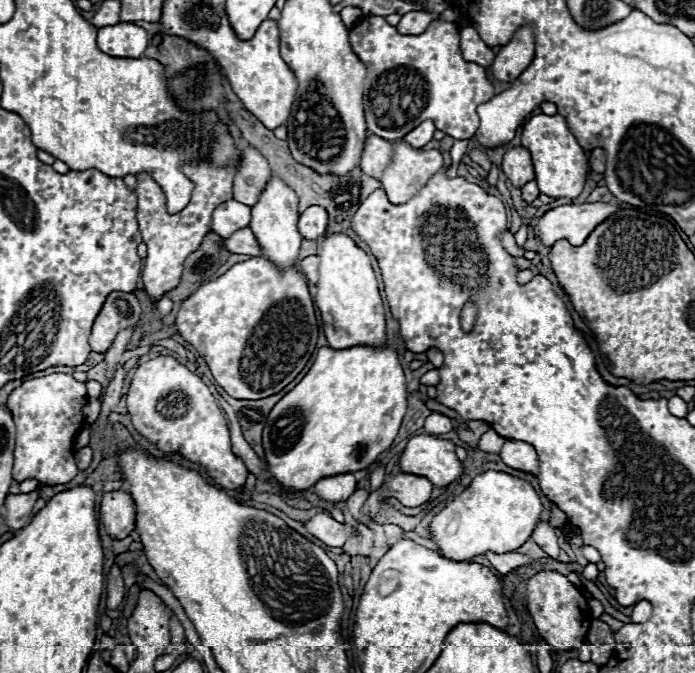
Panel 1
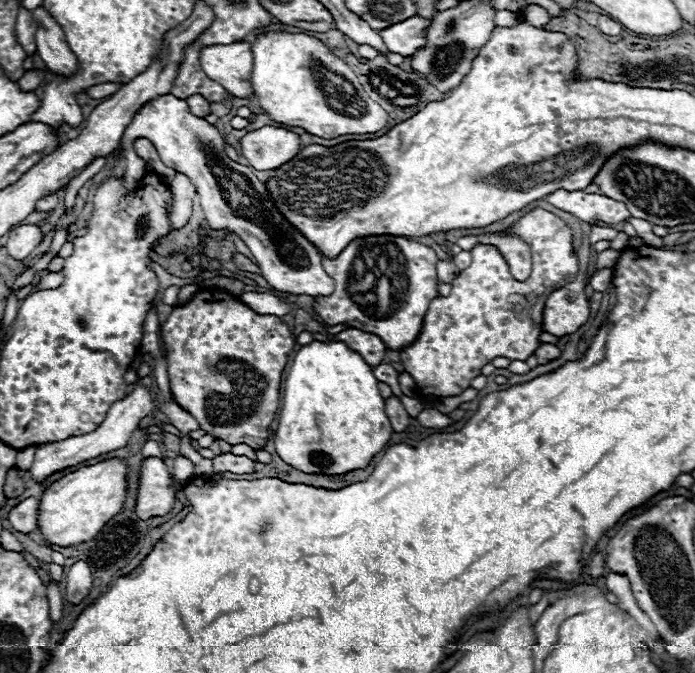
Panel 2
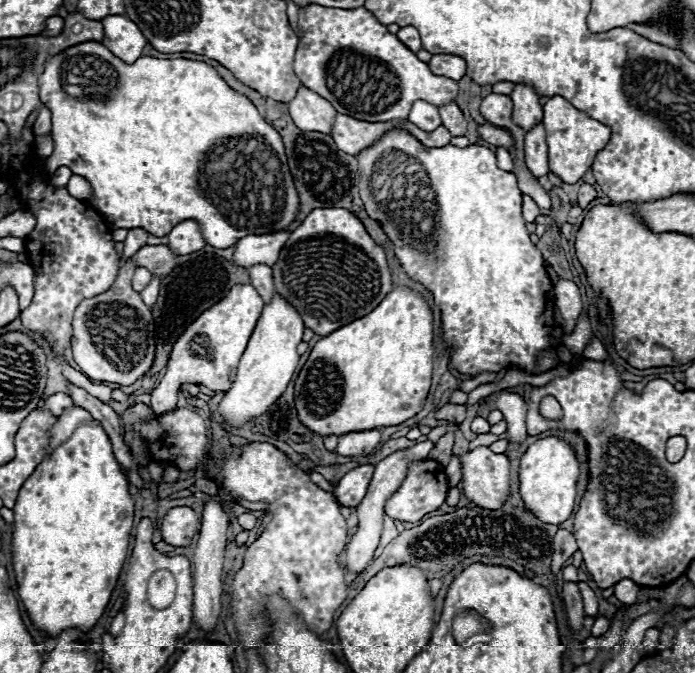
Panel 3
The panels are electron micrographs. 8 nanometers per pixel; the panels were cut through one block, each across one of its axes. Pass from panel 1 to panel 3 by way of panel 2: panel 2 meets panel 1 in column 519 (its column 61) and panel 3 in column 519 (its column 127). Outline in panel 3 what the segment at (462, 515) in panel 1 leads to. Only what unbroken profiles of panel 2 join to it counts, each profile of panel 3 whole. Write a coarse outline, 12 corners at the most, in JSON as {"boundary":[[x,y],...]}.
{"boundary":[[562,438],[520,458],[520,498],[538,520],[564,522],[580,474]]}

